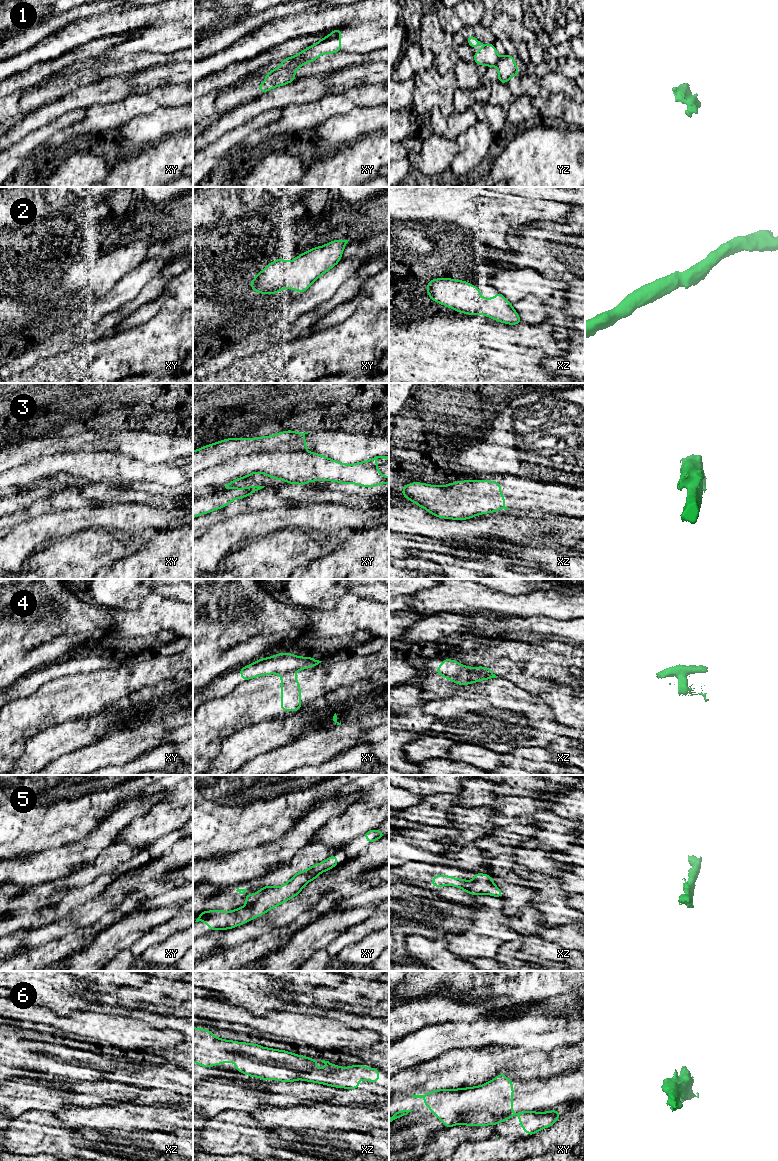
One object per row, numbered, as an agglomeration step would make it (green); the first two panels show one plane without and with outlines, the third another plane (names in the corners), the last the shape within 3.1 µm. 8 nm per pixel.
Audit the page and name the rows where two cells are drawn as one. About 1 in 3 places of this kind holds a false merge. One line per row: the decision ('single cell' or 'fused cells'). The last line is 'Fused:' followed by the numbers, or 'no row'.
1: fused cells
2: single cell
3: fused cells
4: fused cells
5: single cell
6: fused cells
Fused: 1, 3, 4, 6

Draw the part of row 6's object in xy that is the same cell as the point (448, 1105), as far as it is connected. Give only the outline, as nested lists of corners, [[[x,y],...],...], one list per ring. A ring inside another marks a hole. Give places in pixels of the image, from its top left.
[[[502,1072],[496,1078],[480,1086],[460,1089],[437,1089],[425,1095],[412,1095],[412,1098],[424,1098],[424,1106],[429,1107],[431,1113],[441,1120],[445,1127],[449,1128],[458,1125],[461,1117],[468,1113],[489,1112],[497,1117],[514,1114],[512,1112],[513,1094],[513,1082],[507,1079],[504,1072]]]

